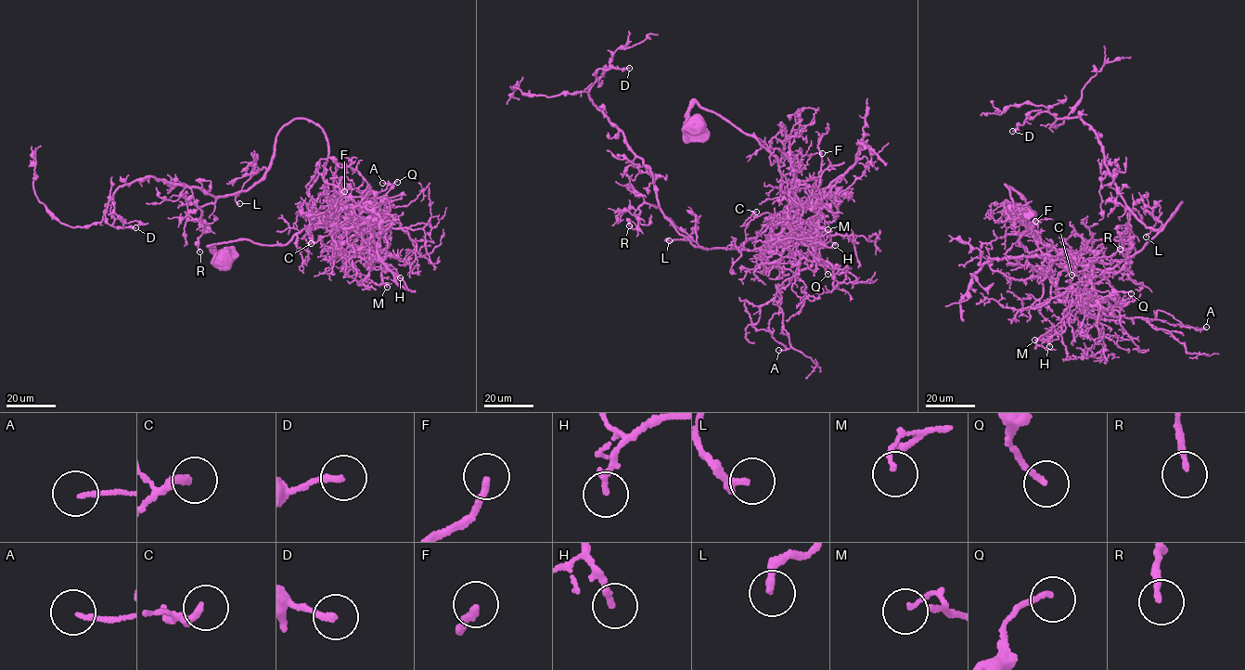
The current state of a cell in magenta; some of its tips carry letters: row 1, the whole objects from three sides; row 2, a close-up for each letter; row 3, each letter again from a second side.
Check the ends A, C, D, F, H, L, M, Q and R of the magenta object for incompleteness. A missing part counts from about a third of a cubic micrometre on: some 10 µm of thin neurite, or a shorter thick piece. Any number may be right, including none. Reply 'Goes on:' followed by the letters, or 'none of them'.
Goes on: A, F

